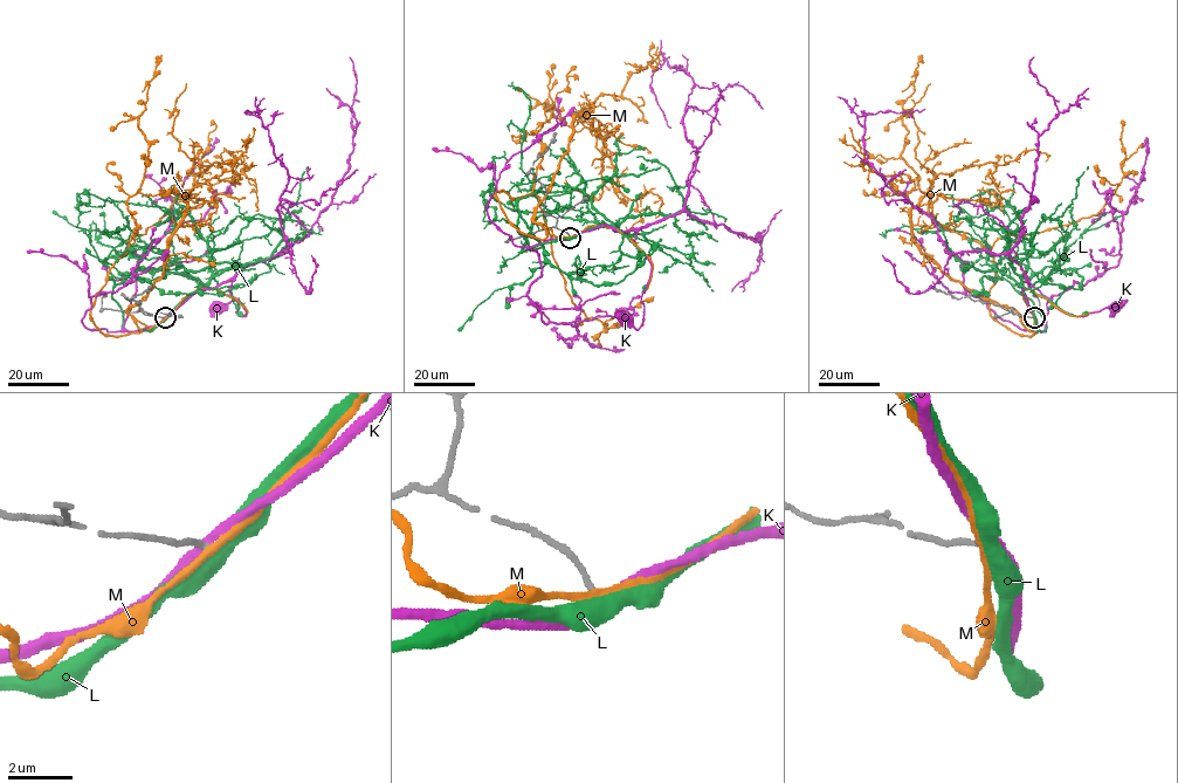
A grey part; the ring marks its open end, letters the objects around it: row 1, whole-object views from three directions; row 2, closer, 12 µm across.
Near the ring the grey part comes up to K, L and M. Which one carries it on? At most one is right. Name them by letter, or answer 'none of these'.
none of these

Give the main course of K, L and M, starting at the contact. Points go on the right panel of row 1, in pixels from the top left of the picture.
K: (1034, 317), (1022, 290), (1028, 287), (1028, 281), (1068, 314), (1086, 316), (1125, 300), (1115, 308)
L: (1034, 317), (1024, 293), (1027, 251), (1022, 221), (1014, 206), (992, 190), (956, 205), (958, 208)
M: (1034, 317), (1020, 321), (1037, 332), (1020, 336), (990, 314), (992, 254), (937, 220), (901, 156), (922, 55)

